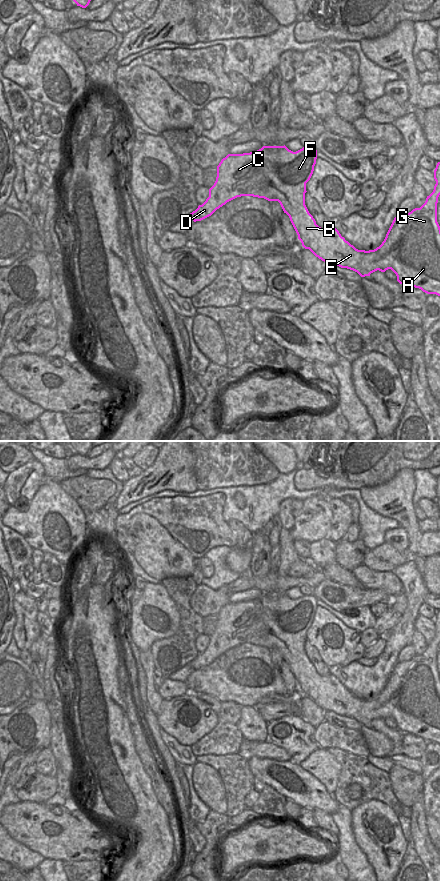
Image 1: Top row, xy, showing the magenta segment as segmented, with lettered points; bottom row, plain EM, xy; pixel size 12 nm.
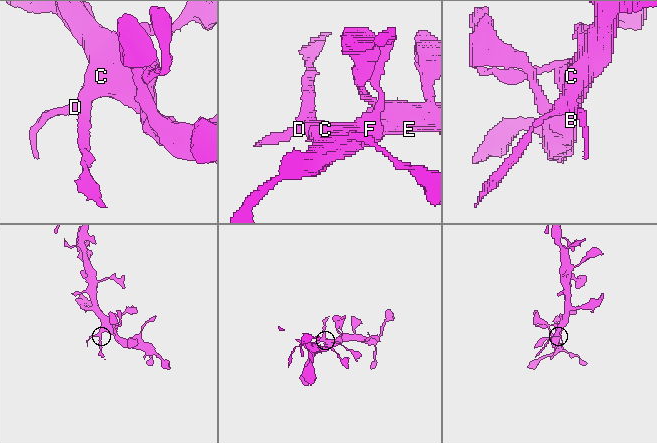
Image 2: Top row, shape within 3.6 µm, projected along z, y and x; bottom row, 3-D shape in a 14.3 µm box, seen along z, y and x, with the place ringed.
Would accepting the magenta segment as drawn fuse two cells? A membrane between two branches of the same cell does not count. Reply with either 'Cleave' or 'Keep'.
Keep

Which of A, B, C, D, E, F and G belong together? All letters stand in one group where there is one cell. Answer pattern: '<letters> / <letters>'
A B C D E F G

